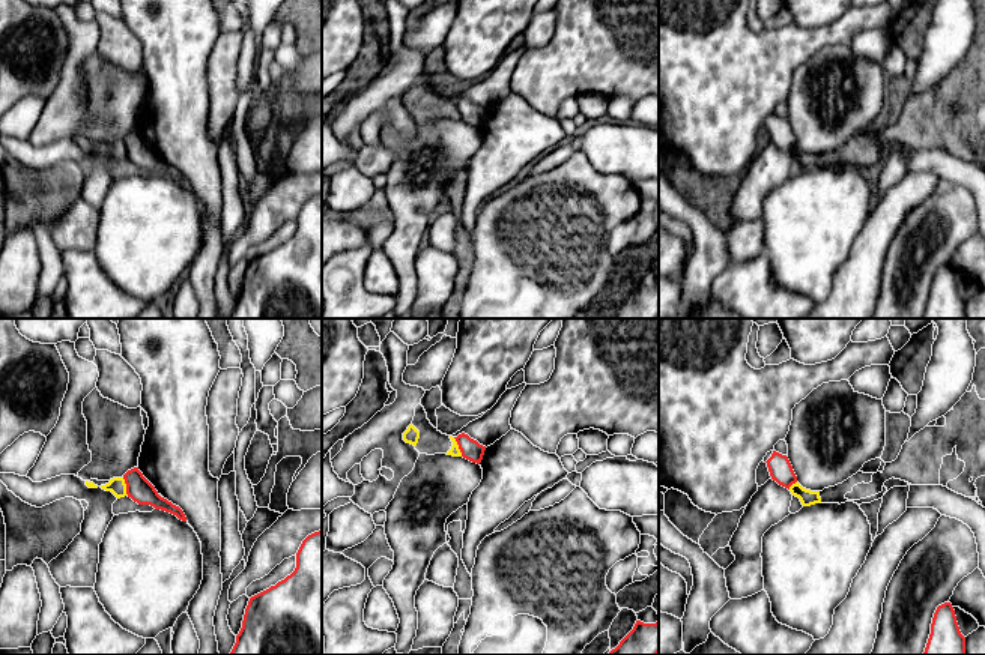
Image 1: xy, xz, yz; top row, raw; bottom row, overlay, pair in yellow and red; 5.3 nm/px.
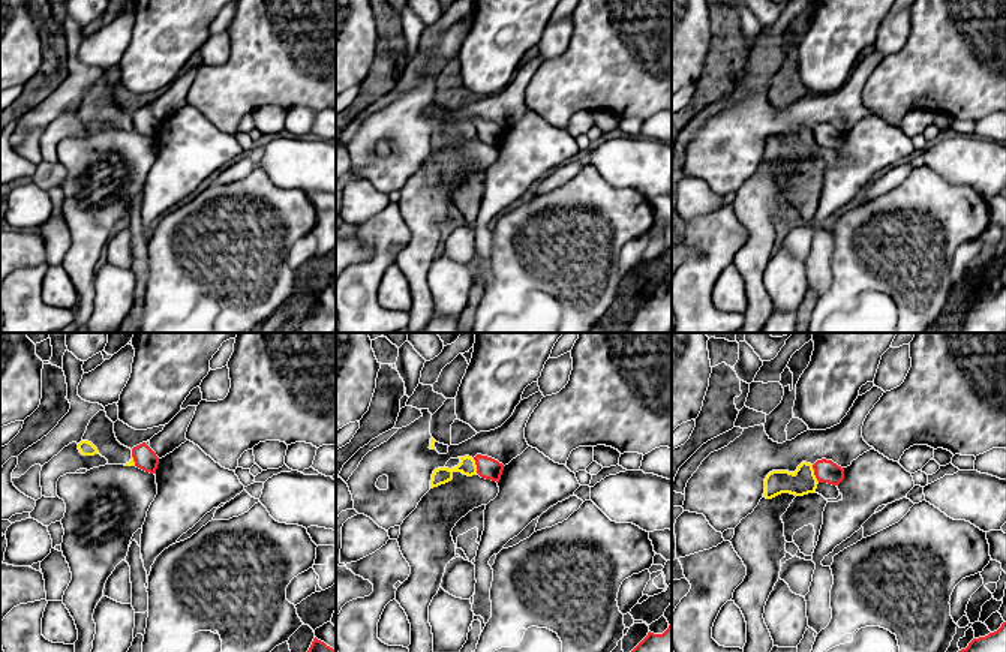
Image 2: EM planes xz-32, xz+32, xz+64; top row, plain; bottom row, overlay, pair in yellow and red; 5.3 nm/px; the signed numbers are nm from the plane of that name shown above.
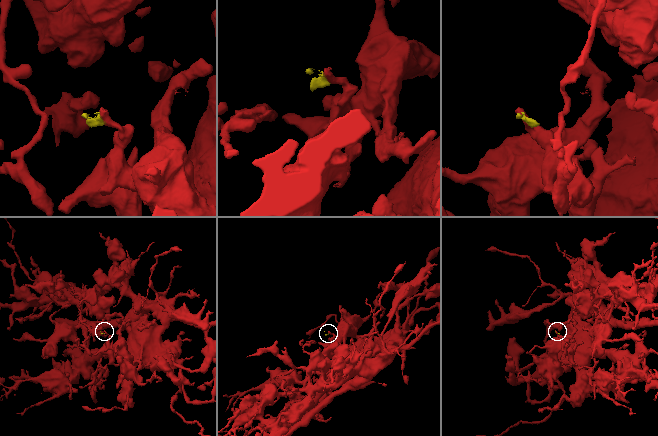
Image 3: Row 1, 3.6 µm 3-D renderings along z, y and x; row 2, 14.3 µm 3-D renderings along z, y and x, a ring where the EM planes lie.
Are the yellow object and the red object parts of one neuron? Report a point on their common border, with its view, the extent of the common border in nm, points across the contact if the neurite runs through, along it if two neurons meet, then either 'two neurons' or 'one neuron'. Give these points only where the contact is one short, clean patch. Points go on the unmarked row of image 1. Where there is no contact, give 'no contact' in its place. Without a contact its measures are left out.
xz (457, 110) | 120 nm | along xz (453, 101), (462, 119) | two neurons

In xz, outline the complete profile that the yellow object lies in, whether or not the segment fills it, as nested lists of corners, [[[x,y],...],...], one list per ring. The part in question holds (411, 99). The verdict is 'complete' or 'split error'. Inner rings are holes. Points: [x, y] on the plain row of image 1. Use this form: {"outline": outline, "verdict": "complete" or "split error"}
{"outline": [[[421,66],[415,71],[412,87],[403,96],[403,104],[415,110],[420,117],[435,119],[447,117],[462,120],[459,108],[454,101],[442,98],[427,83],[427,77]]], "verdict": "split error"}

